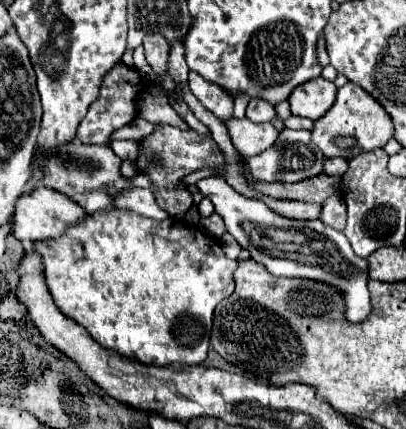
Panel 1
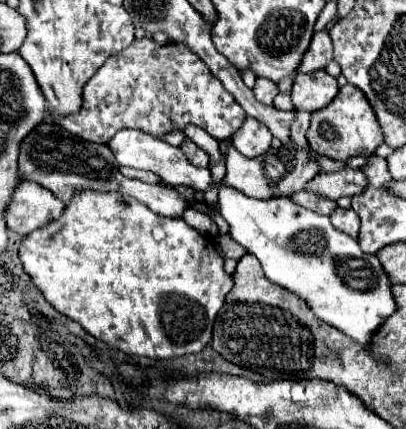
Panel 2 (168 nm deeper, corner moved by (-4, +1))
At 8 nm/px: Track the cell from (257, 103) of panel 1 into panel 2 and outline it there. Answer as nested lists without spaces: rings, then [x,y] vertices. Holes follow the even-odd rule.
[[[257,79],[255,87],[253,87],[253,93],[255,93],[255,99],[259,103],[273,105],[273,99],[275,99],[275,95],[279,91],[277,91],[277,85],[273,81],[269,81],[269,79]]]

